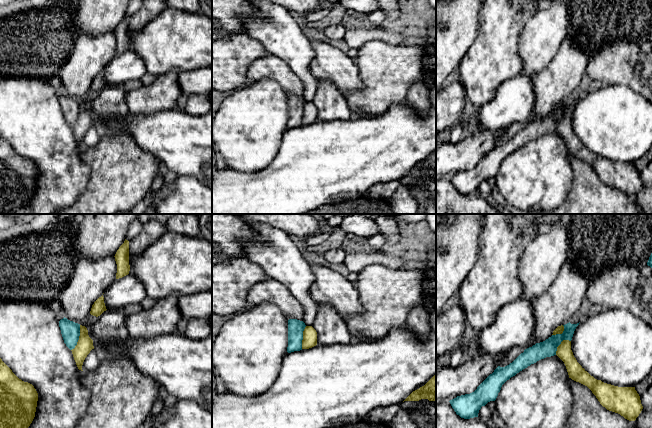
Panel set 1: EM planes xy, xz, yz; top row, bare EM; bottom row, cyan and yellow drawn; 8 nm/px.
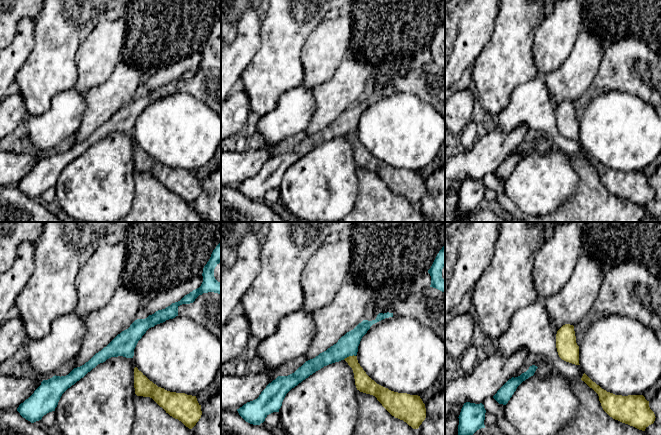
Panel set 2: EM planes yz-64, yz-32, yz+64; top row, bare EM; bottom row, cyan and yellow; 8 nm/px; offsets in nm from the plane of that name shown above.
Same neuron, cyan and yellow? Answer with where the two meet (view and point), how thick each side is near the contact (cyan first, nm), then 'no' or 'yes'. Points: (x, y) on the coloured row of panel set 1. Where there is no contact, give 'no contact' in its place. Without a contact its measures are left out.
xy (78, 338) | 150/130 nm | no

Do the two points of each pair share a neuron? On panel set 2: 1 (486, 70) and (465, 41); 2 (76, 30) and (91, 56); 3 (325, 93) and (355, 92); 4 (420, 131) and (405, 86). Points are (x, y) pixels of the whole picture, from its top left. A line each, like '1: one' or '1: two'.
1: two
2: two
3: one
4: two

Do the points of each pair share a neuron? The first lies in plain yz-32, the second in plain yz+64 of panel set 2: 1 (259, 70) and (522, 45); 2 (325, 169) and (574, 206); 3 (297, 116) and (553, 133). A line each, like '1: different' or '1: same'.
1: same
2: different
3: same

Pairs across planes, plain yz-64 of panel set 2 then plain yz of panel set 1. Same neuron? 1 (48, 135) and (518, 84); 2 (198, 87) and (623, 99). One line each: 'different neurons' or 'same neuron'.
1: same neuron
2: different neurons

